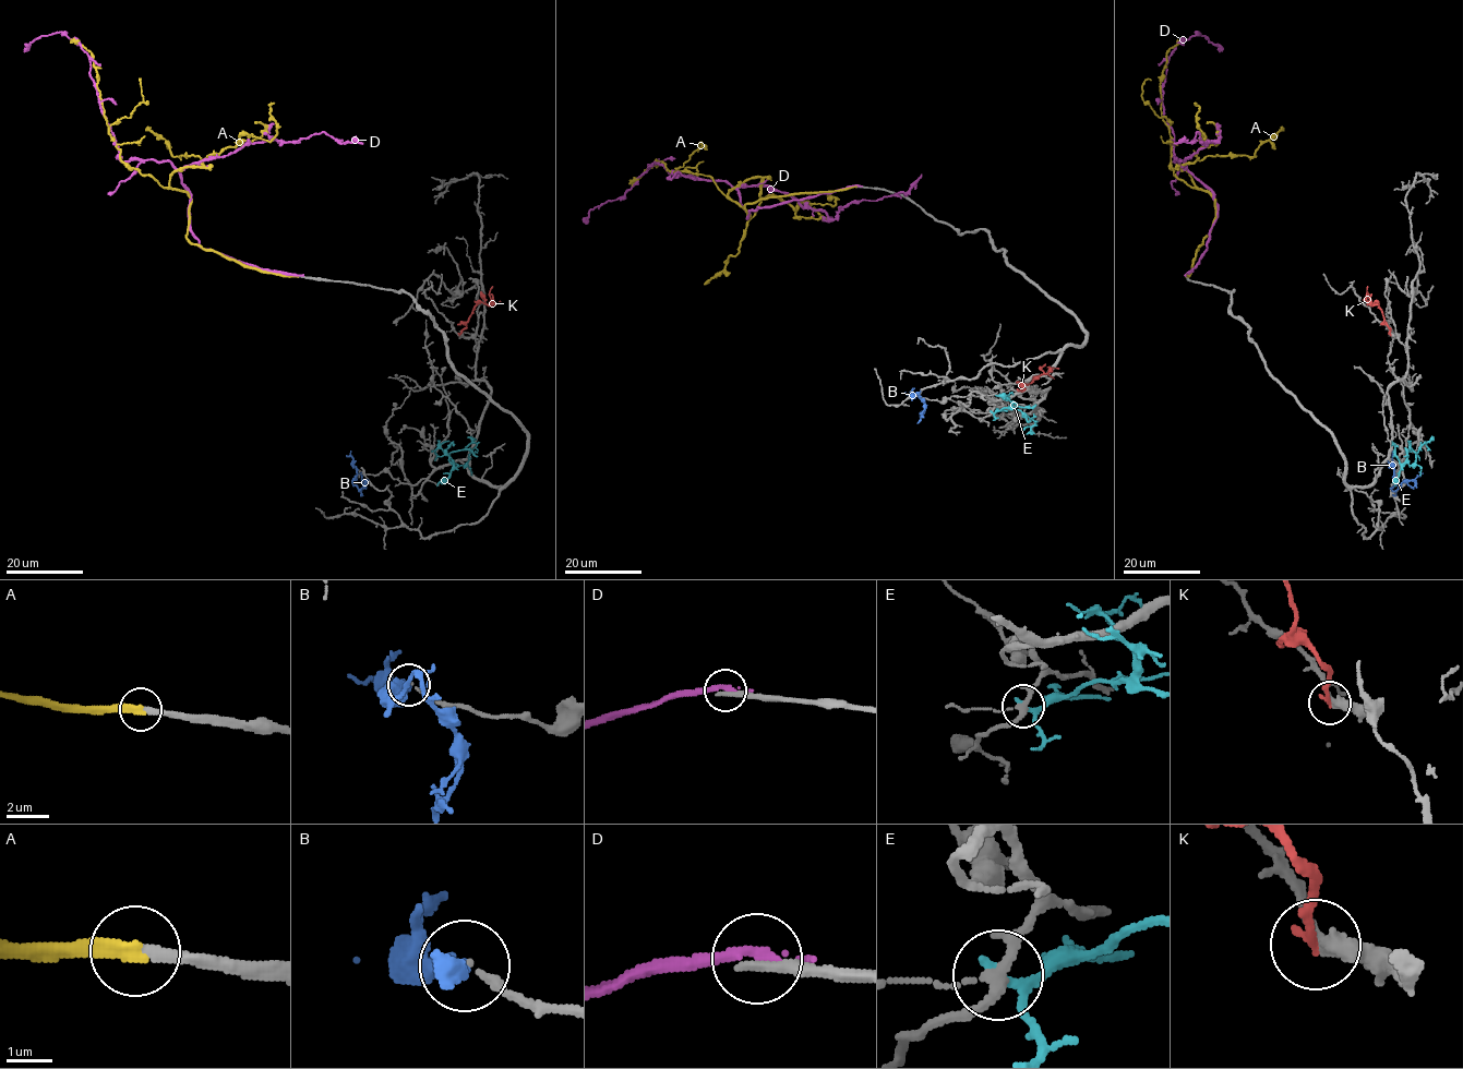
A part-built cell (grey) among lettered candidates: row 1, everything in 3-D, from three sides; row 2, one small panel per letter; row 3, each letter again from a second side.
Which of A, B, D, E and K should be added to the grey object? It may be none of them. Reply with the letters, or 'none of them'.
A

